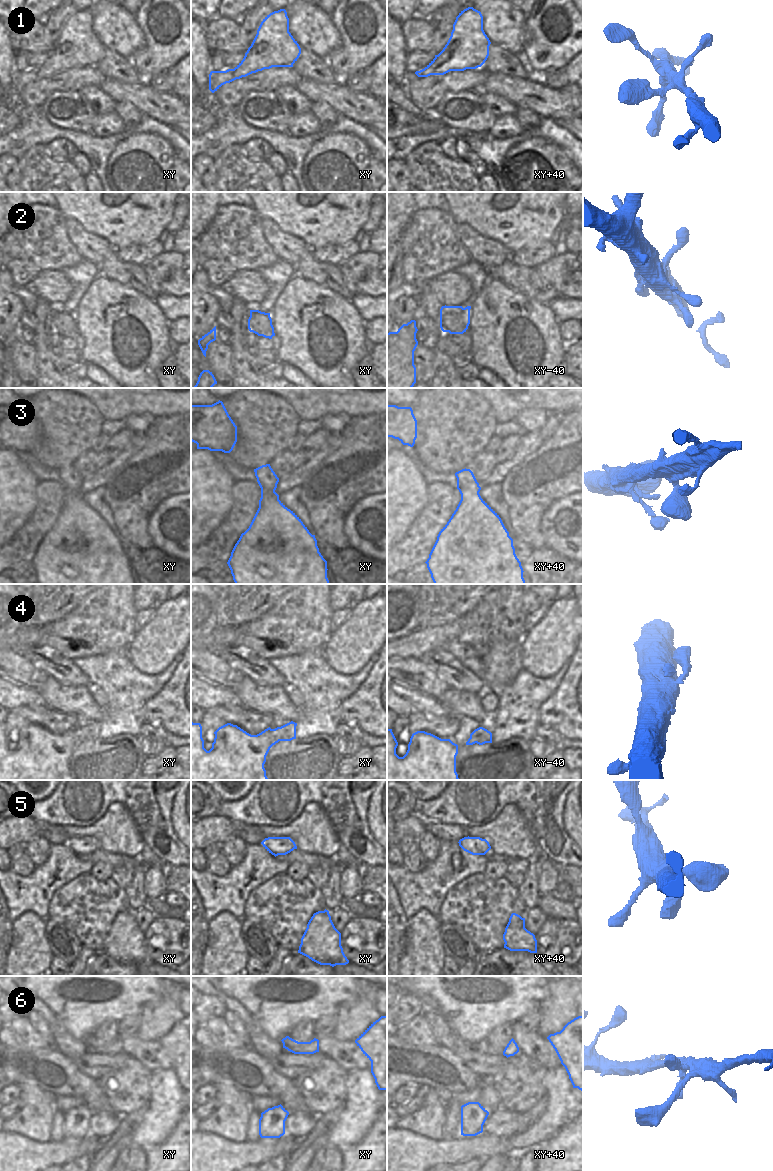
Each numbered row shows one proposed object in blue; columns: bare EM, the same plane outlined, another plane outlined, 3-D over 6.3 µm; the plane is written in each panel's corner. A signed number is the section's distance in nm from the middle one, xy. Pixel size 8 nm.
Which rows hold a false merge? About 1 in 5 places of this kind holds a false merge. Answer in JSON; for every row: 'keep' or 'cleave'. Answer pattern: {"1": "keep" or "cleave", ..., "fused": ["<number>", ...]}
{"1": "keep", "2": "keep", "3": "keep", "4": "keep", "5": "keep", "6": "keep", "fused": []}

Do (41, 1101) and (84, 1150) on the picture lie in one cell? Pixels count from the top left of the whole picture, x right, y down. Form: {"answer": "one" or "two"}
{"answer": "two"}

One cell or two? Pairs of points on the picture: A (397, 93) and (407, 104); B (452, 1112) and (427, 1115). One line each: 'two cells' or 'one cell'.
A: one cell
B: two cells

